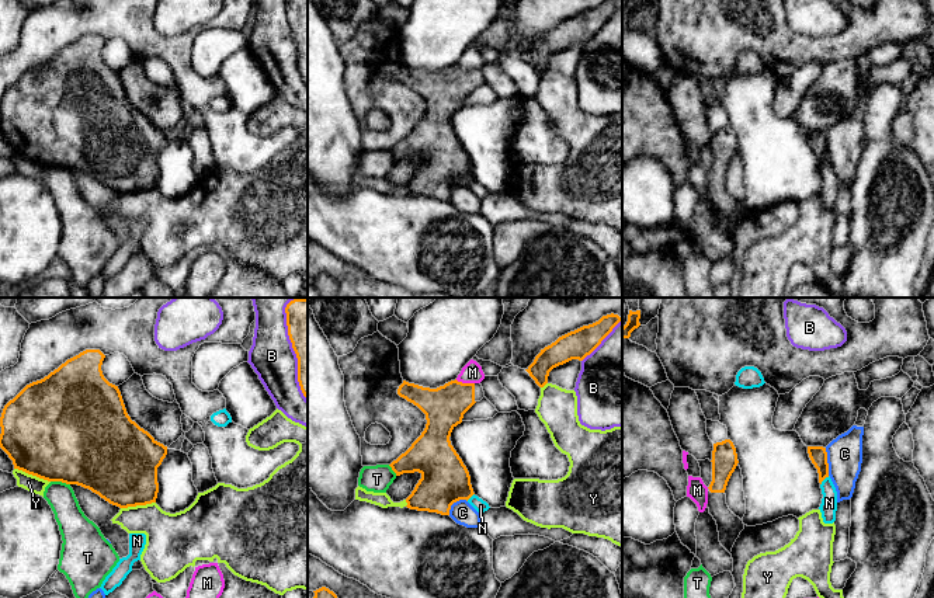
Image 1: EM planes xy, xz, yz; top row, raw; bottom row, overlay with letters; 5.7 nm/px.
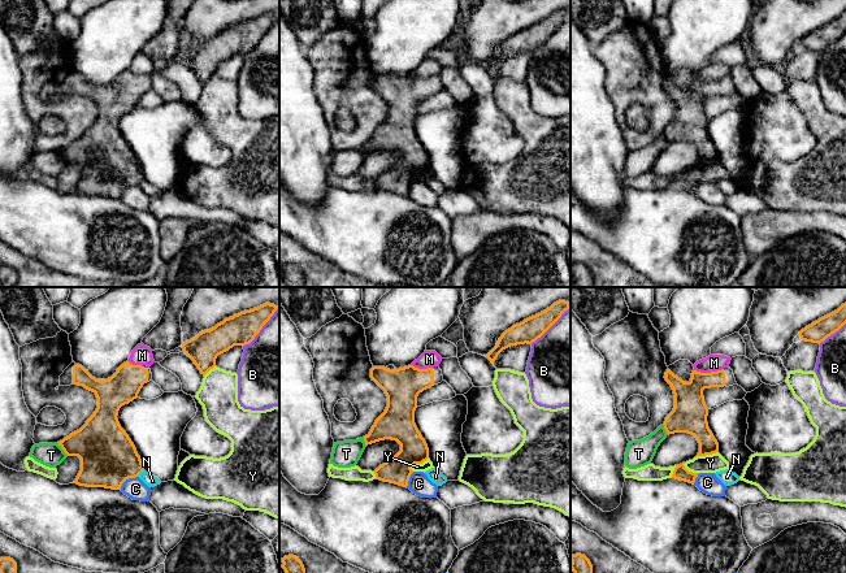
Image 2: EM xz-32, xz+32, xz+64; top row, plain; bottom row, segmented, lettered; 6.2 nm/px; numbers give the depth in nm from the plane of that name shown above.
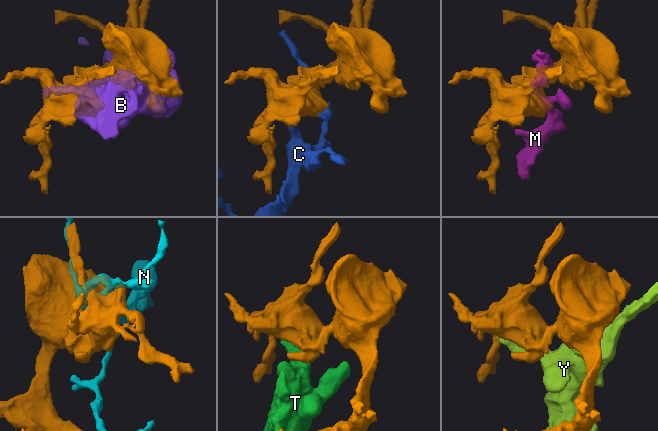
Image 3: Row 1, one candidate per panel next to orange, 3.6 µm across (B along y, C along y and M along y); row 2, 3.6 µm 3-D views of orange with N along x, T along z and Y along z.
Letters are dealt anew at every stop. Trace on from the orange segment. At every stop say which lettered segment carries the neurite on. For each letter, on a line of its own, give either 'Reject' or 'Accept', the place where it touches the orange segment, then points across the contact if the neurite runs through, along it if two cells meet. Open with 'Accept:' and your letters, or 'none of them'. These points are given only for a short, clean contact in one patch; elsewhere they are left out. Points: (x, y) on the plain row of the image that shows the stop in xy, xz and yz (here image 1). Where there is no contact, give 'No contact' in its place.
Accept: none of them
B: Reject. Touches orange at xy (297, 42)
C: Reject. Touches orange at yz (826, 148)
M: Reject. Touches orange at xz (465, 69)
N: Reject. Touches orange at yz (823, 164)
T: Reject. Touches orange at xy (61, 166)
Y: Reject. Touches orange at xy (33, 160)

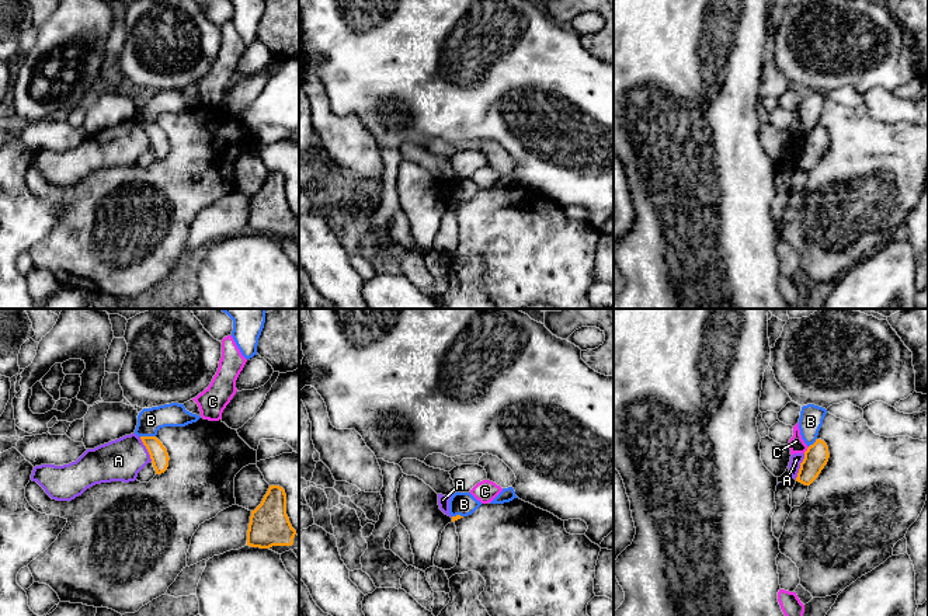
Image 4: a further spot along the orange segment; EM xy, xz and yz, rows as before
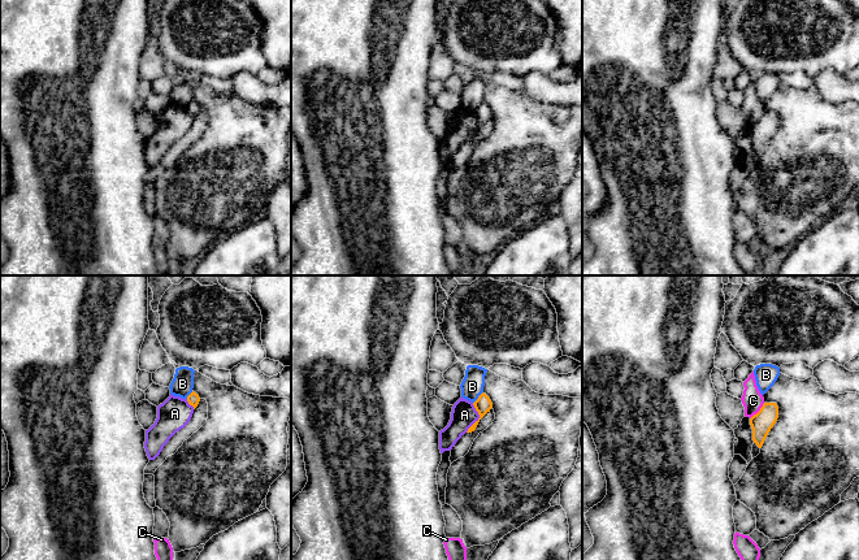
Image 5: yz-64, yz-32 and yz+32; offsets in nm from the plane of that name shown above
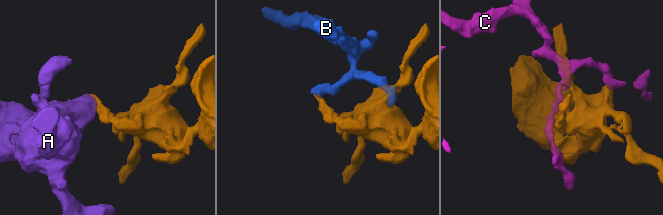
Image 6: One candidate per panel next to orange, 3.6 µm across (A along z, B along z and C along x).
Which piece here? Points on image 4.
Accept: none of them
A: Reject. Touches orange at yz (800, 152)
B: Reject. Touches orange at xy (148, 122). Boundary: xy (141, 121), (155, 122)
C: Reject. Touches orange at yz (807, 135)

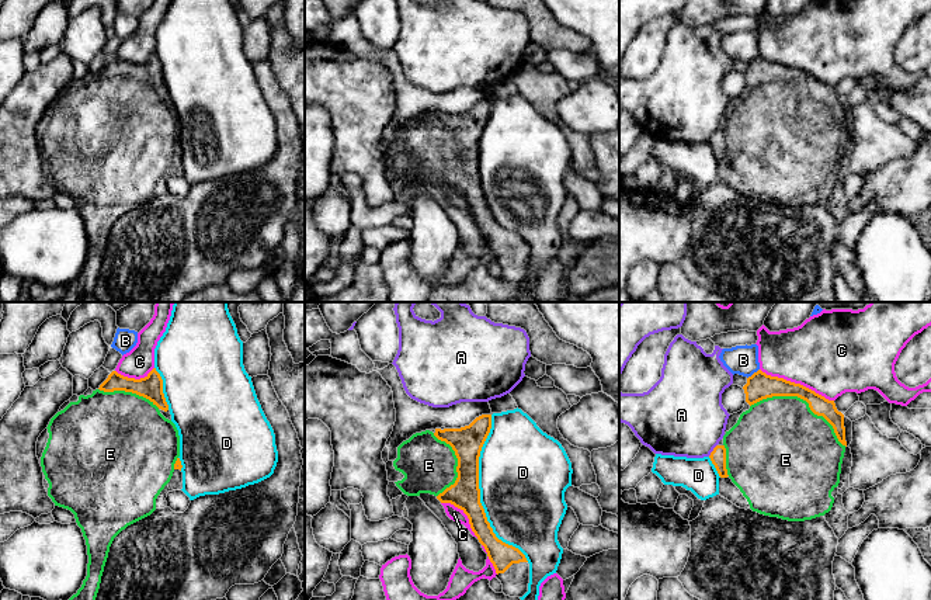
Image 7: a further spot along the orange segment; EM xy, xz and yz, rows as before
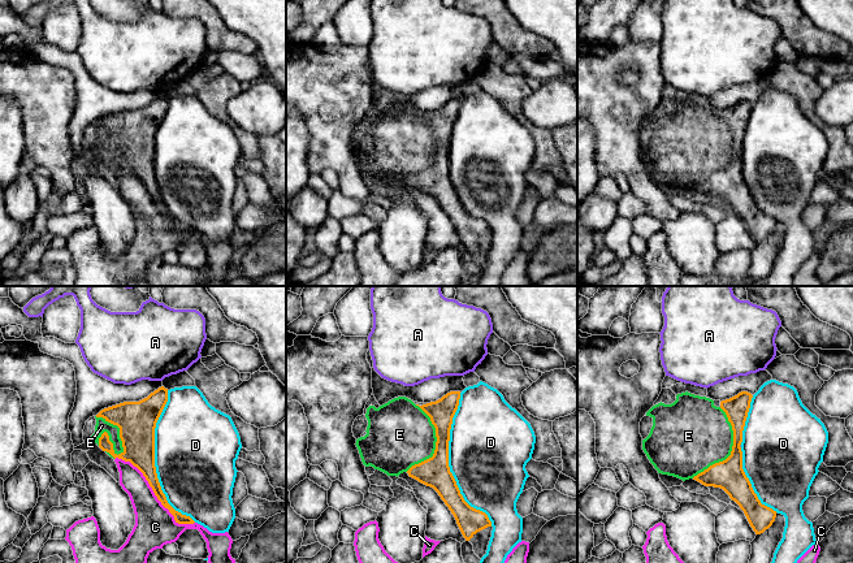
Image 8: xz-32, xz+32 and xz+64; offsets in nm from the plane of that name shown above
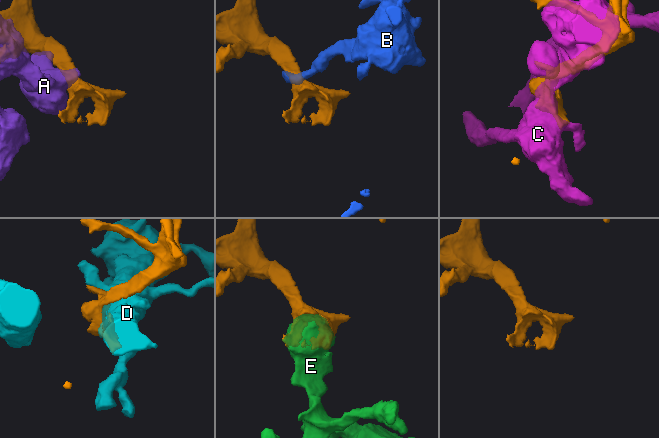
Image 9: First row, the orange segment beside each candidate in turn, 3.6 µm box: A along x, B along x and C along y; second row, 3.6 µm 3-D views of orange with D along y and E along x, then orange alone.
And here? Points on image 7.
Accept: E
A: Reject. Touches orange at yz (714, 135)
B: Reject. Touches orange at yz (754, 58)
C: Reject. Touches orange at yz (796, 69)
D: Reject. Touches orange at xz (479, 177)
E: Accept. Touches orange at yz (803, 85)

